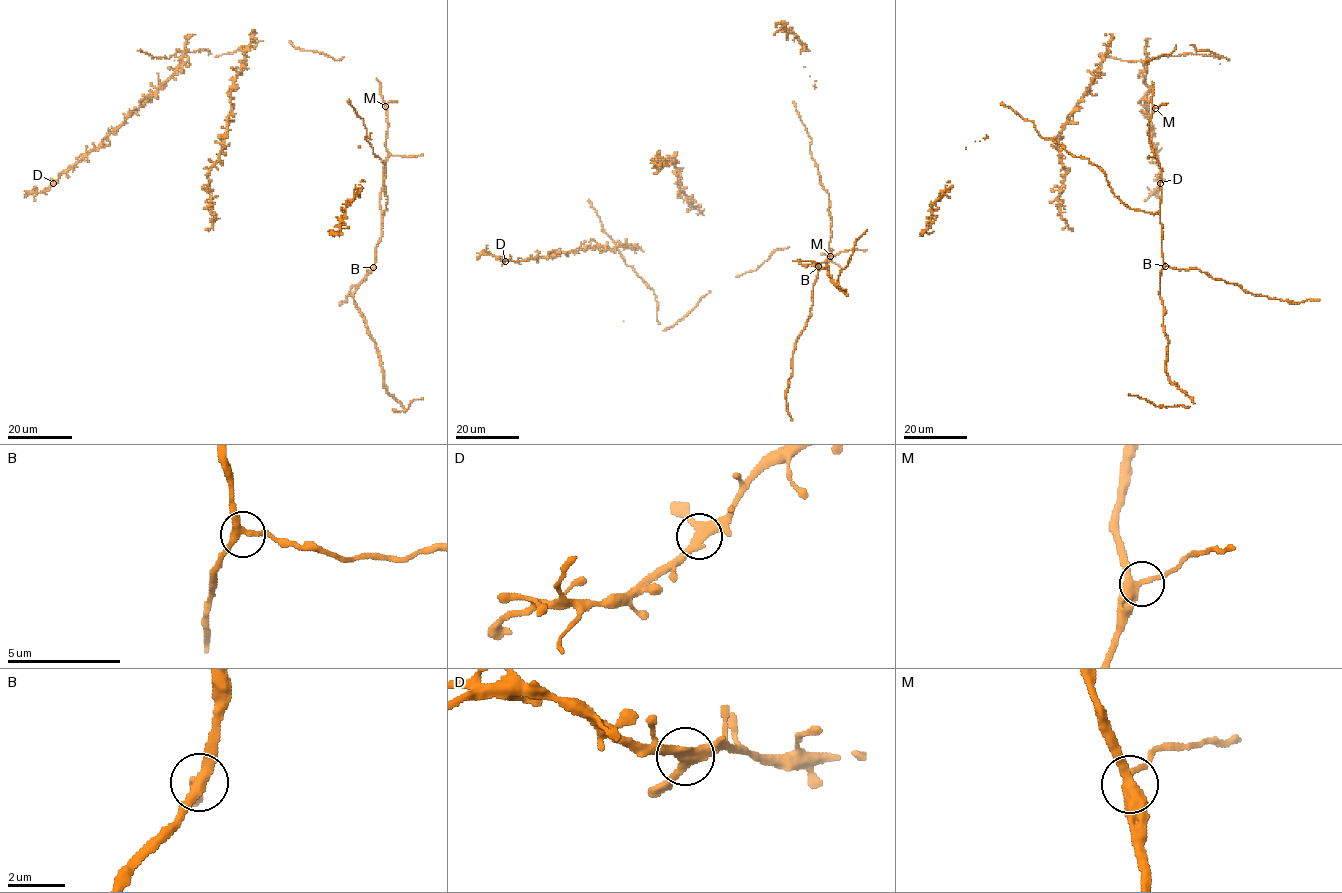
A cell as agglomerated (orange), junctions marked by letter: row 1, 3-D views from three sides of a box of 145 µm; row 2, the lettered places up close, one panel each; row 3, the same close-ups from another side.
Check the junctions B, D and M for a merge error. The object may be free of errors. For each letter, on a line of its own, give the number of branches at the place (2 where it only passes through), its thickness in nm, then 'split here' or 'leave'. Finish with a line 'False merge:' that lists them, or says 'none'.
B: 3 | 300 nm | leave
D: 3 | 320 nm | leave
M: 3 | 360 nm | leave
False merge: none

